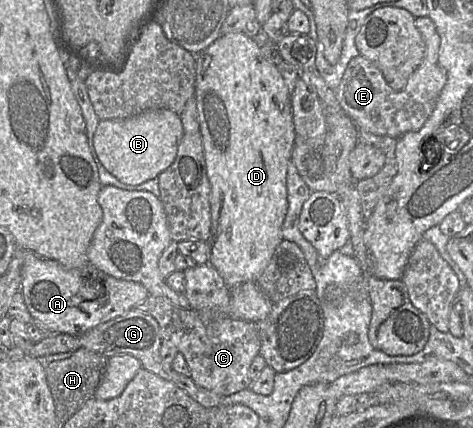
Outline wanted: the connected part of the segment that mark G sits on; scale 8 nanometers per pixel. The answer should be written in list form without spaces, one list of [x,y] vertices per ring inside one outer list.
[[[131,309],[121,316],[90,329],[80,335],[79,339],[81,348],[94,351],[107,358],[116,355],[131,355],[137,358],[142,365],[142,369],[174,383],[204,407],[216,407],[221,404],[224,398],[223,396],[198,386],[190,377],[178,374],[171,369],[170,365],[163,363],[160,356],[160,348],[163,340],[161,329],[158,322],[149,314]]]

